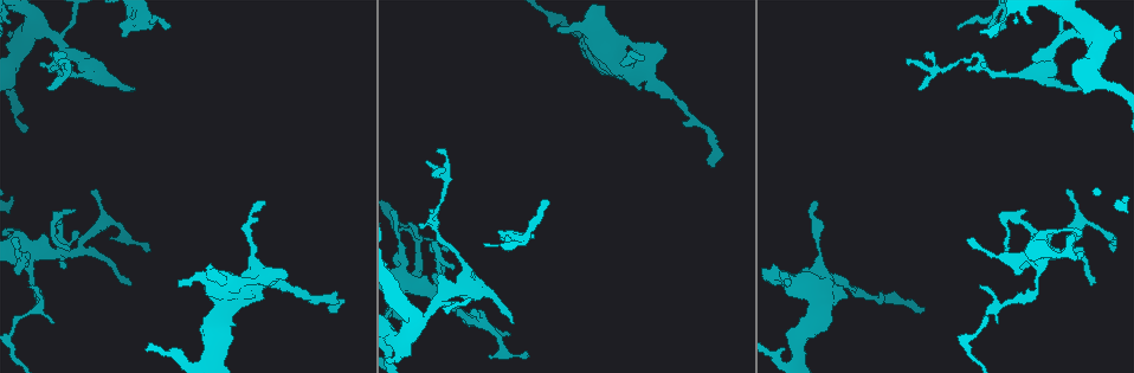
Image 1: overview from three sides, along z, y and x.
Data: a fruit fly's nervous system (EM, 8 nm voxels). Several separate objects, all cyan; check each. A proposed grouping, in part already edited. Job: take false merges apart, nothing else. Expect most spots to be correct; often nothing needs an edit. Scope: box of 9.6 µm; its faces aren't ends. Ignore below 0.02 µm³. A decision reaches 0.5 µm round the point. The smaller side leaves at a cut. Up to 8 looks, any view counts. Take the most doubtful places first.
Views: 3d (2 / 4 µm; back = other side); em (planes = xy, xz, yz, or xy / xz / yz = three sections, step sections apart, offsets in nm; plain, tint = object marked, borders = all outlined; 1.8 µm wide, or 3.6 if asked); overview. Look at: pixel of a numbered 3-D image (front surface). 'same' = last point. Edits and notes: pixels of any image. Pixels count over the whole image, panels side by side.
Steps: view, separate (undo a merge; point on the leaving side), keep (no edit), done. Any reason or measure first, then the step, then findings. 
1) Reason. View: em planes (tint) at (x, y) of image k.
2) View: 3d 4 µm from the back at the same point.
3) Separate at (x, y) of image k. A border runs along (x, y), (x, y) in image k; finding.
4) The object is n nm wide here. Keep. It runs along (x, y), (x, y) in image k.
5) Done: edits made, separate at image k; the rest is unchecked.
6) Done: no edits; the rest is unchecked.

Sharp bend. View: 3d 4 µm from the back at (53, 252) of image 1.

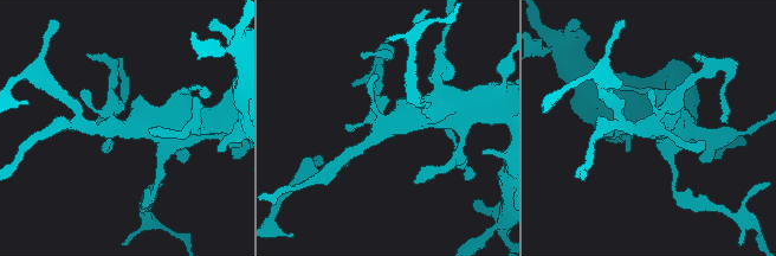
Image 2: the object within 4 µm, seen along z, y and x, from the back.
Need the tissue. View: em yz step 4 (tint) at (651, 129) of image 2.

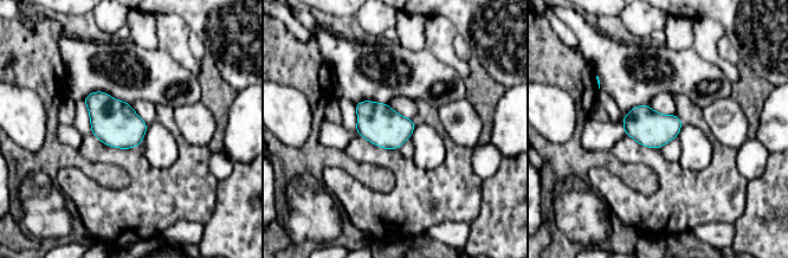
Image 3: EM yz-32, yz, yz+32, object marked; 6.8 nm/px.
The object is 260 nm wide here. Keep. One neuron here.

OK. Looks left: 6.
View: em xy step 16 (tint) at (524, 234) of image 1.

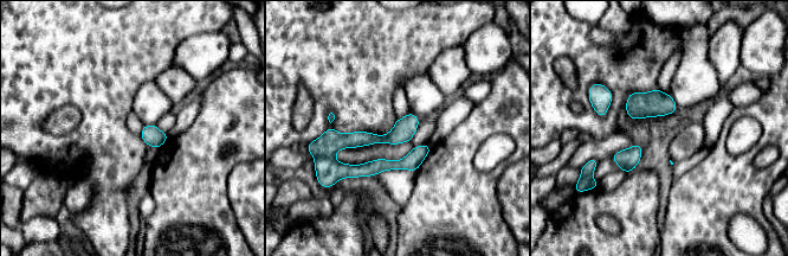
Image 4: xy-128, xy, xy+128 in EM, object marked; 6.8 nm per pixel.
Cut it another way. View: em planes (tint) at the same point.

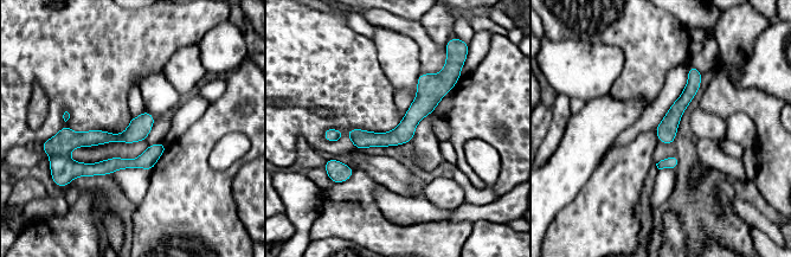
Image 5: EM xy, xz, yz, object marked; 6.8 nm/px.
The object is 140 nm wide here. Separate at (60, 145) of image 5. A border runs along (68, 154), (55, 158) in image 5; a second neuron is stuck on.

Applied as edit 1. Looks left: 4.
View: overview.

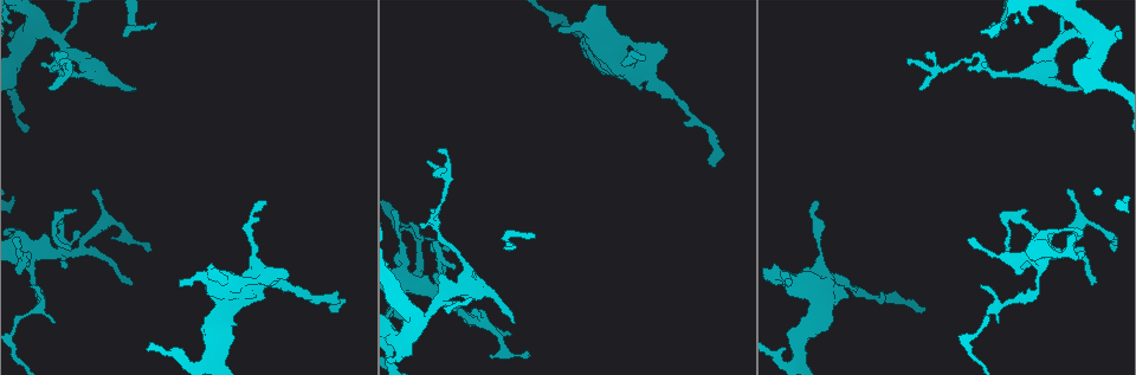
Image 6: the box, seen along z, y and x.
View: 3d 4 µm at (440, 199) of image 6.

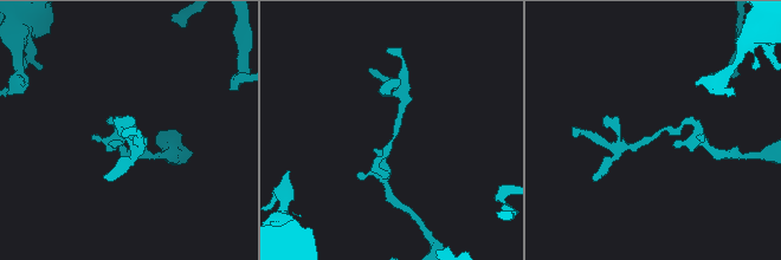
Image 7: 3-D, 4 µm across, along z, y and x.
View: em planes (plain) at (657, 131) of image 7.

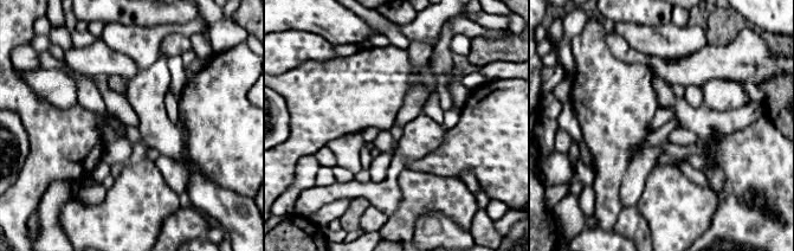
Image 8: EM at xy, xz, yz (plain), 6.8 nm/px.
View: em planes (tint) at the same point.

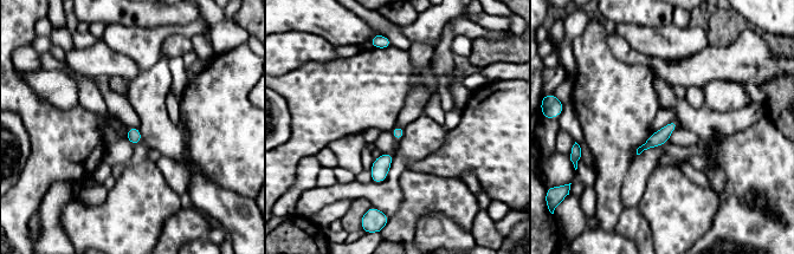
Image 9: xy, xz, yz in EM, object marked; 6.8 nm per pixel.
Keep. All the same neuron.

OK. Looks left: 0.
Done: edits made, separate at image 5; the rest is unchecked.

